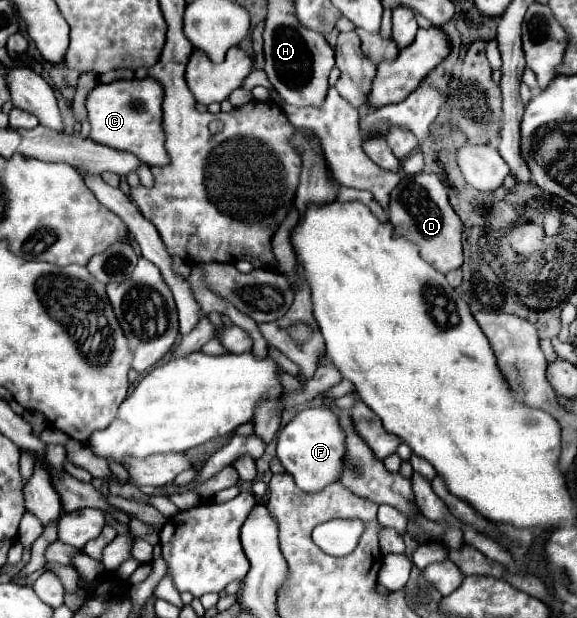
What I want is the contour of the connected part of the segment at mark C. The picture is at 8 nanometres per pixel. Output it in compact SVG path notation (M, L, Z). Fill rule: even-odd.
M151 78L97 84L87 94L85 102L91 124L91 138L105 146L131 152L147 166L165 166L169 162L169 156L165 150L165 134L161 128L161 100L163 88Z

